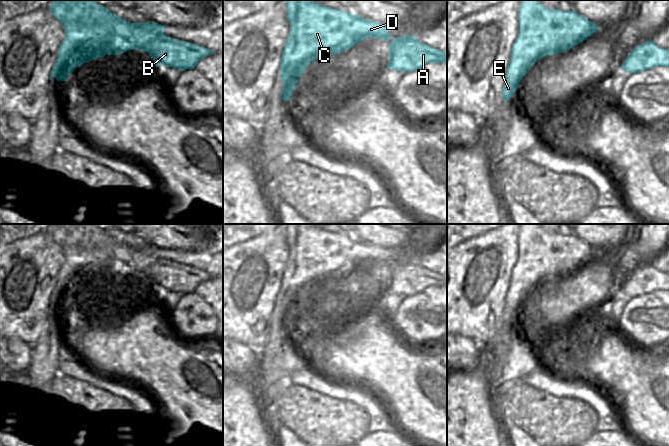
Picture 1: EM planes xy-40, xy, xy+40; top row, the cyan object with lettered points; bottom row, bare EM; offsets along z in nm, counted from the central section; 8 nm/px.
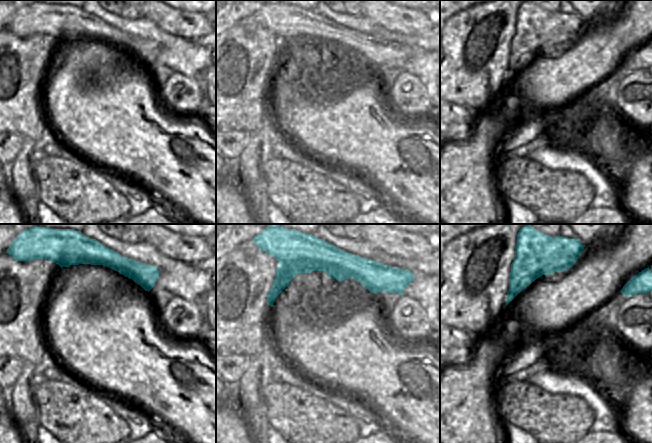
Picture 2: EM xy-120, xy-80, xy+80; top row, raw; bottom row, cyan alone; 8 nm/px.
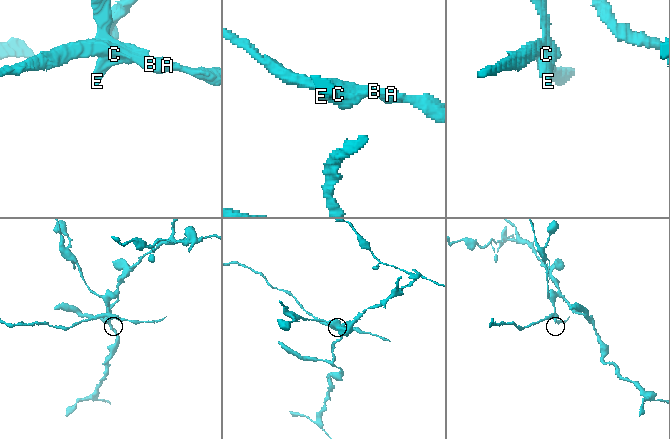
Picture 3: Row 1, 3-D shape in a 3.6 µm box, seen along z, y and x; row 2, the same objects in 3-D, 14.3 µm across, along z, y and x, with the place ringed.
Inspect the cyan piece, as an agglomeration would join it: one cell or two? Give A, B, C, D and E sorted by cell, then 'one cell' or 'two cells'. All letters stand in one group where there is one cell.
groups A B C D / E; two cells

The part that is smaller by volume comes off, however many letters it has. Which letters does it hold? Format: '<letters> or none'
A, B, C, D.

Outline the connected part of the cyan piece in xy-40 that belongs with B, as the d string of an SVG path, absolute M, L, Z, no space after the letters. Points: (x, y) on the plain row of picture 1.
M54 224L50 230L50 236L62 248L64 254L71 245L81 245L88 248L86 264L82 266L82 270L72 280L73 283L80 280L83 287L88 287L105 279L117 279L135 273L149 277L156 291L165 289L185 295L194 293L201 283L214 277L205 271L167 261L164 258L166 249L153 245L131 247L111 237L105 230L95 227L93 224L83 224L81 227Z

